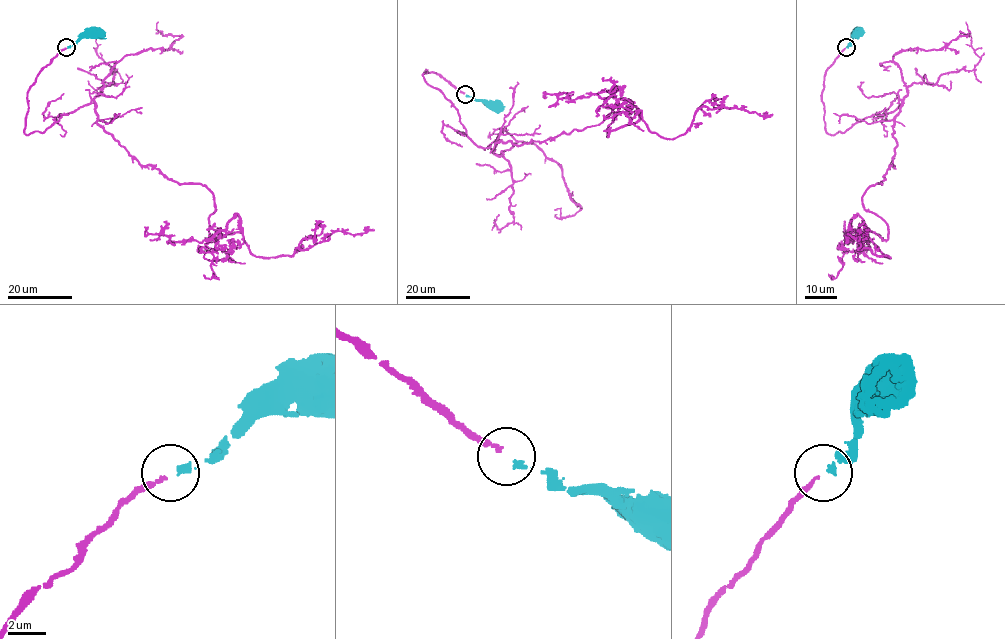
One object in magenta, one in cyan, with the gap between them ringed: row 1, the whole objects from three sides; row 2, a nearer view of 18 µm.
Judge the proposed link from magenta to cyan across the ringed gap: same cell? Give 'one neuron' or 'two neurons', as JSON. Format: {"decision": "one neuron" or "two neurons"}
{"decision": "one neuron"}

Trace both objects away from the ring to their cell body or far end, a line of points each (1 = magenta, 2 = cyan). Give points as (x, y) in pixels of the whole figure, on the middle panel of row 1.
1: (464, 93), (424, 73), (492, 149), (612, 111), (607, 136), (641, 116), (674, 139), (703, 106), (772, 114)
2: (466, 95), (489, 107), (493, 106)

